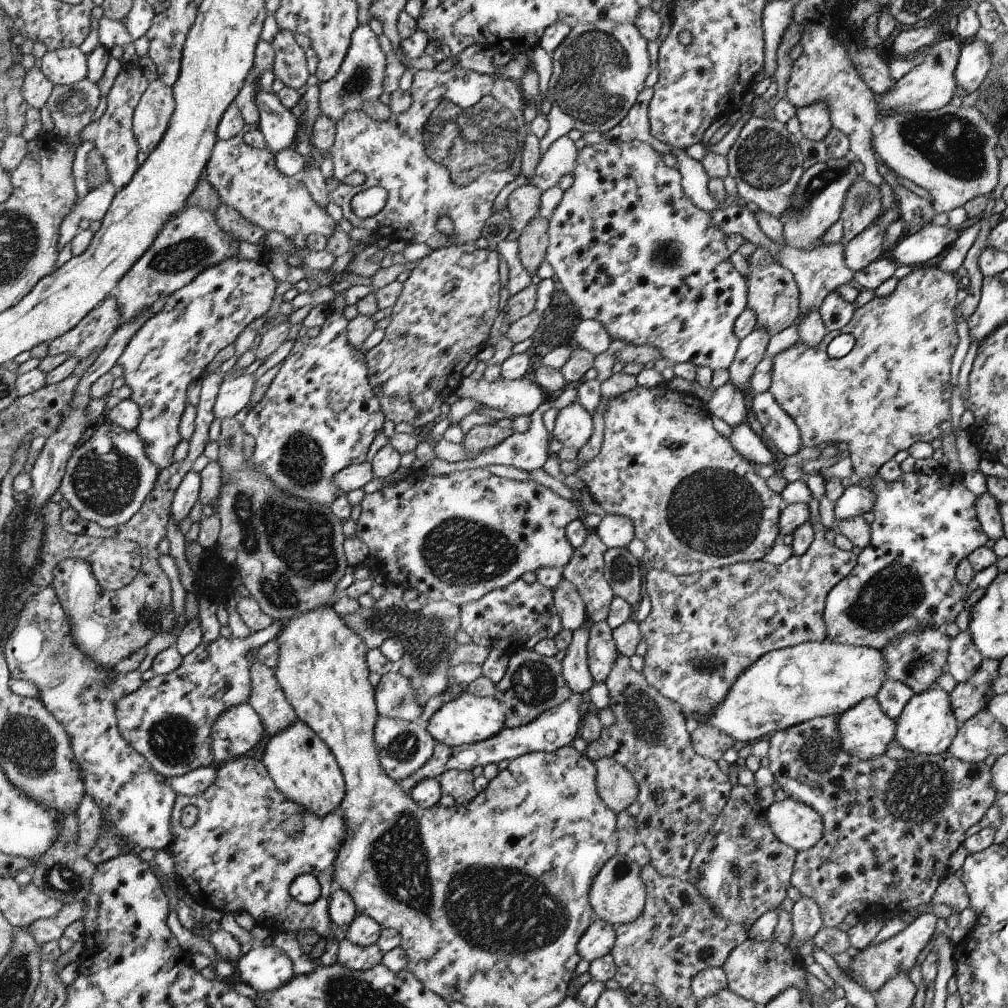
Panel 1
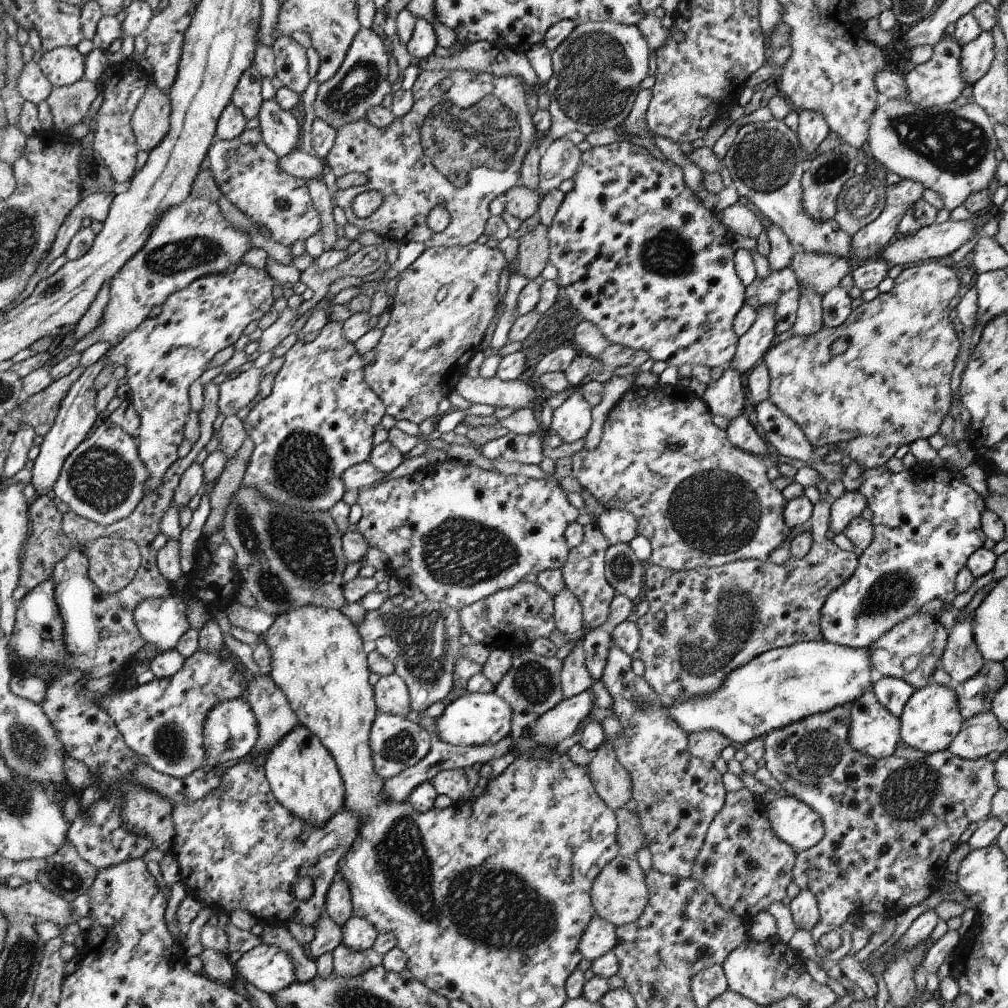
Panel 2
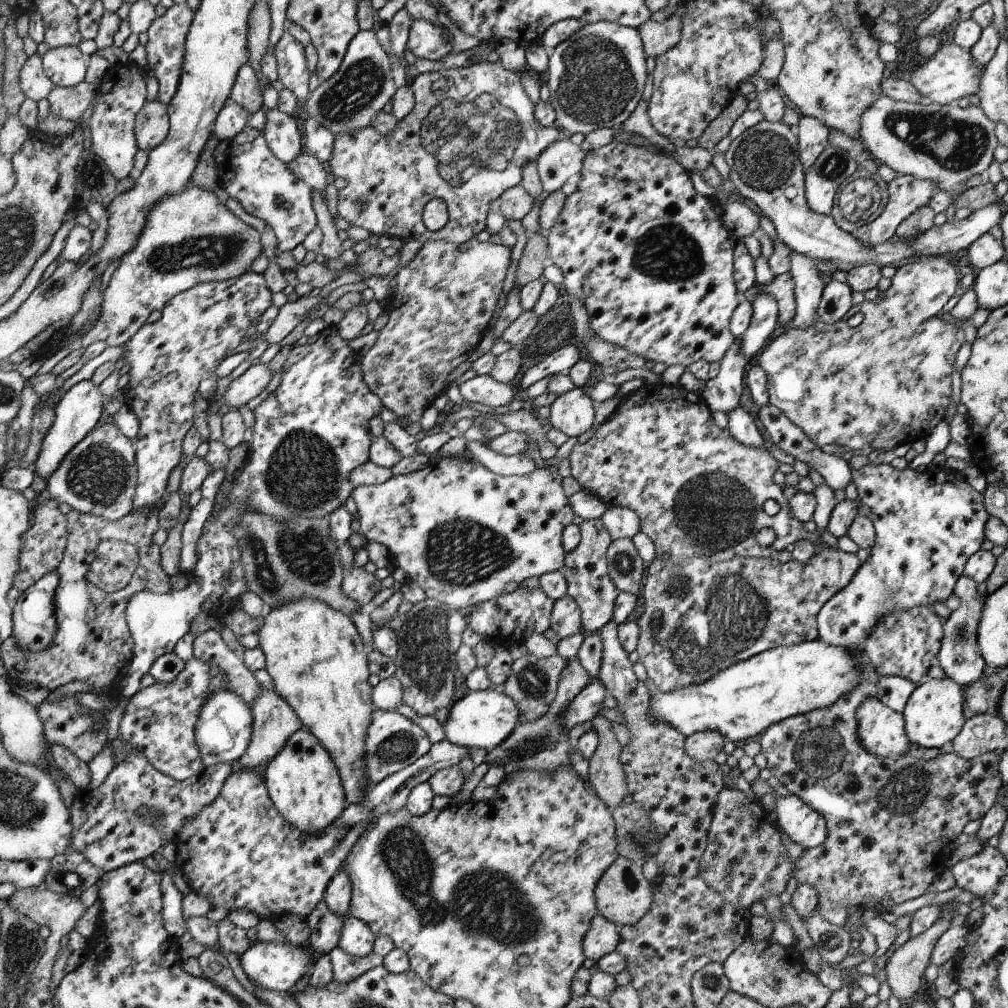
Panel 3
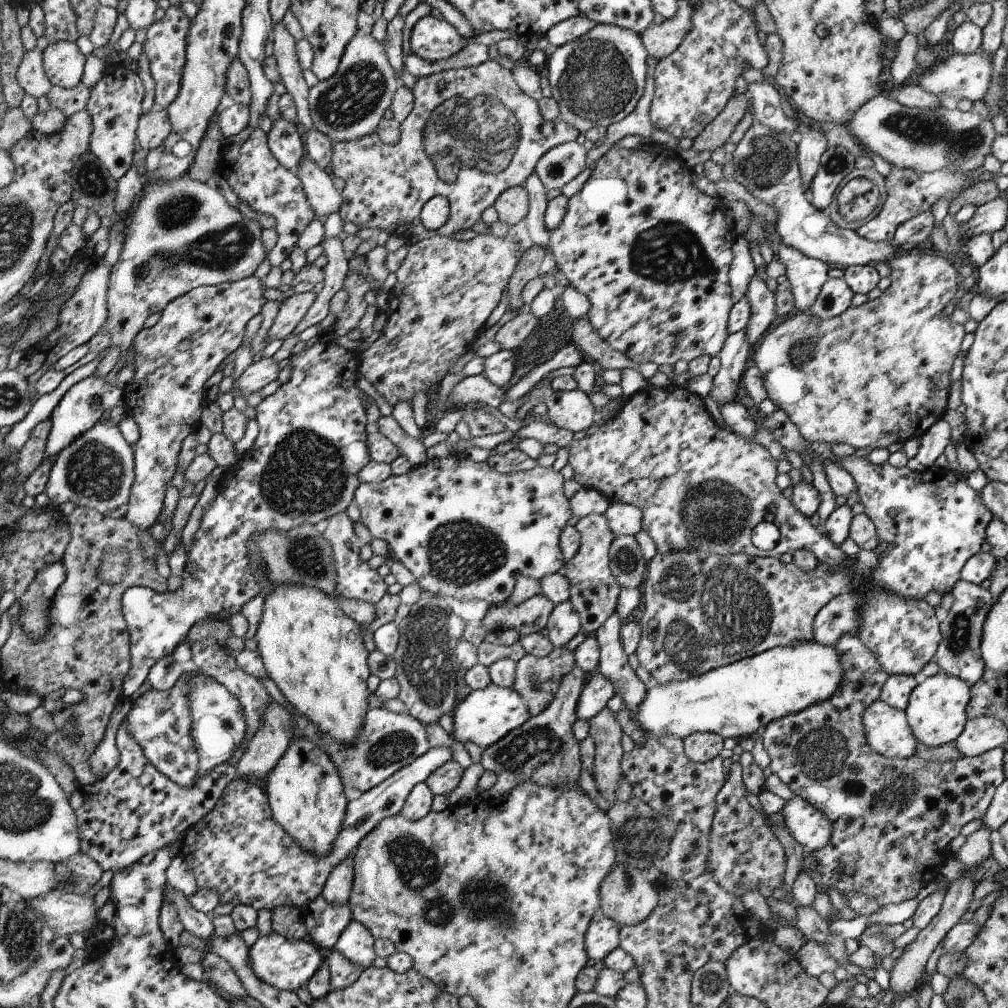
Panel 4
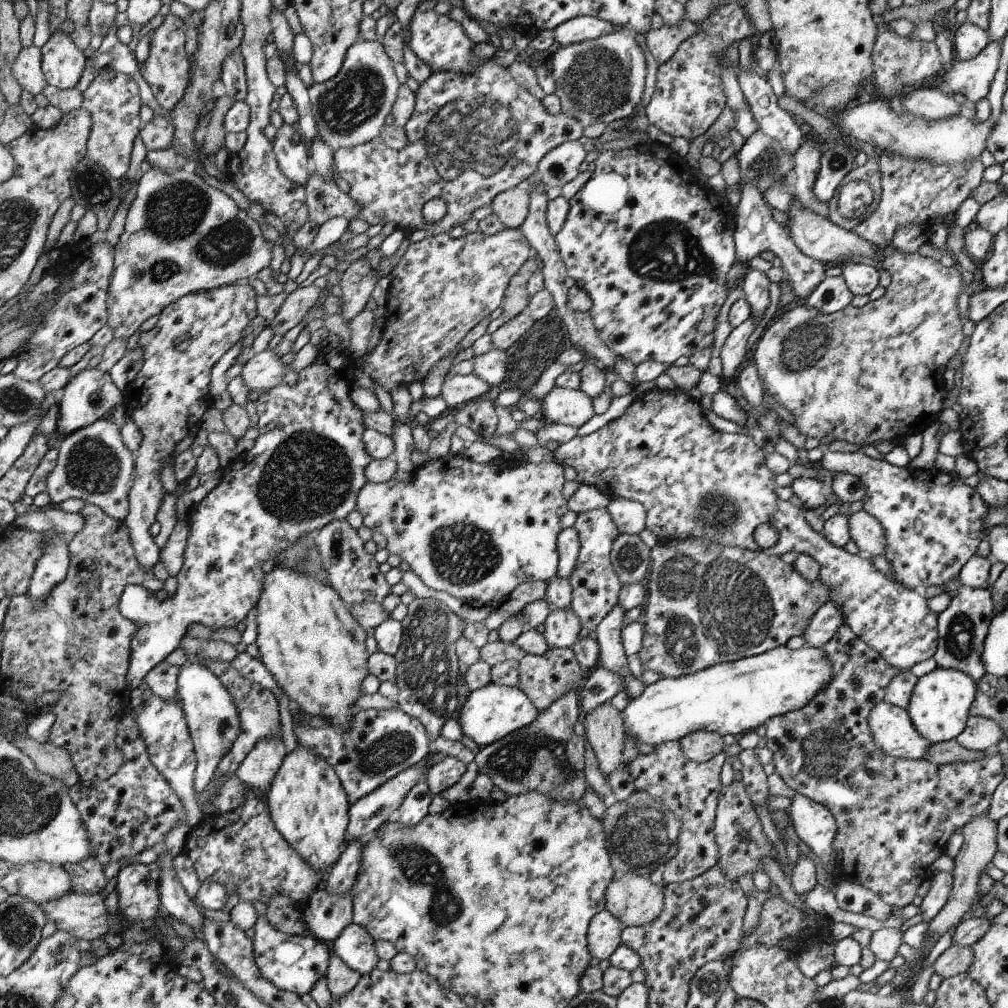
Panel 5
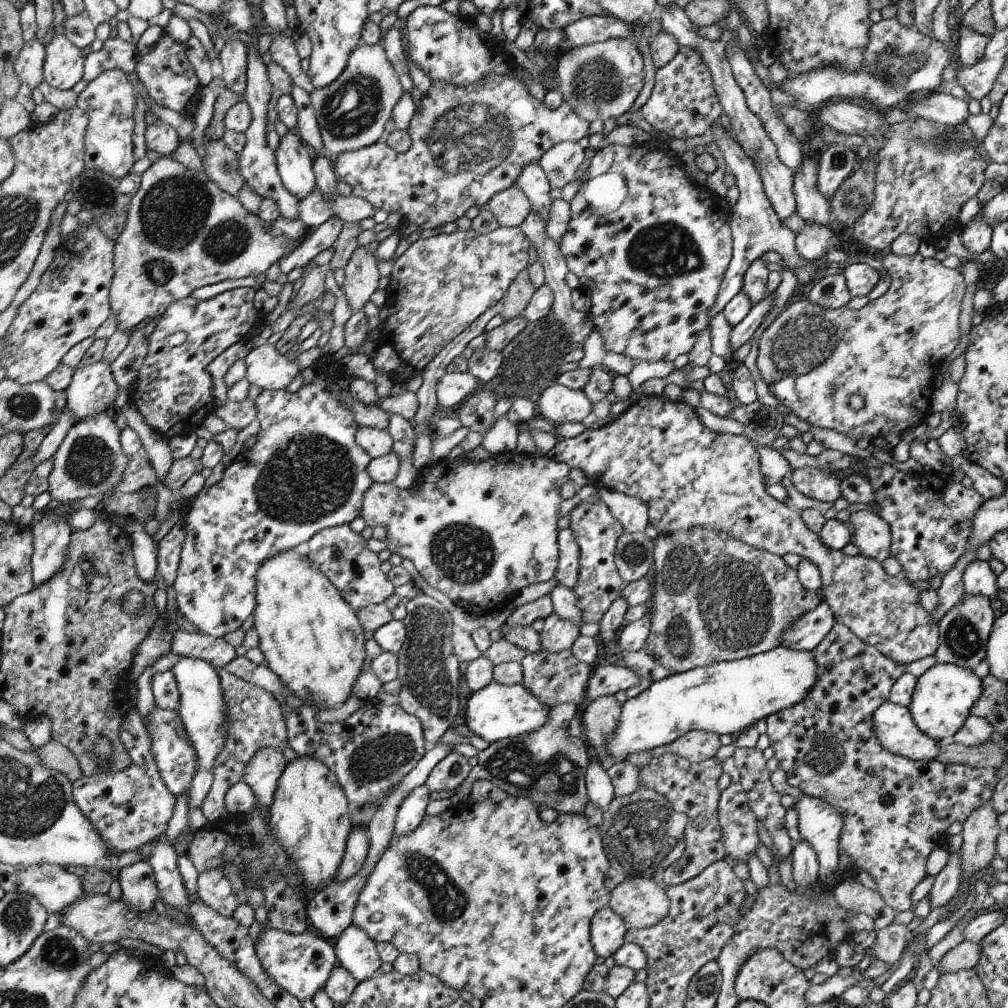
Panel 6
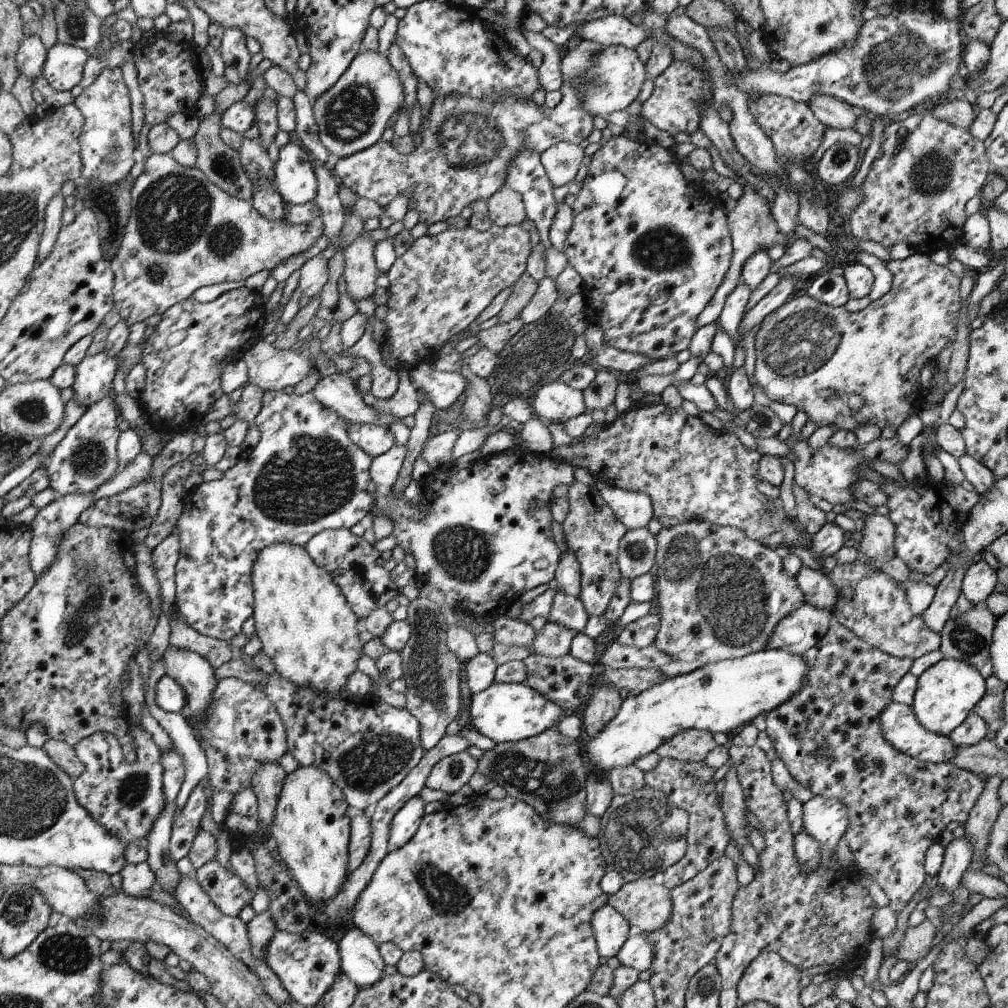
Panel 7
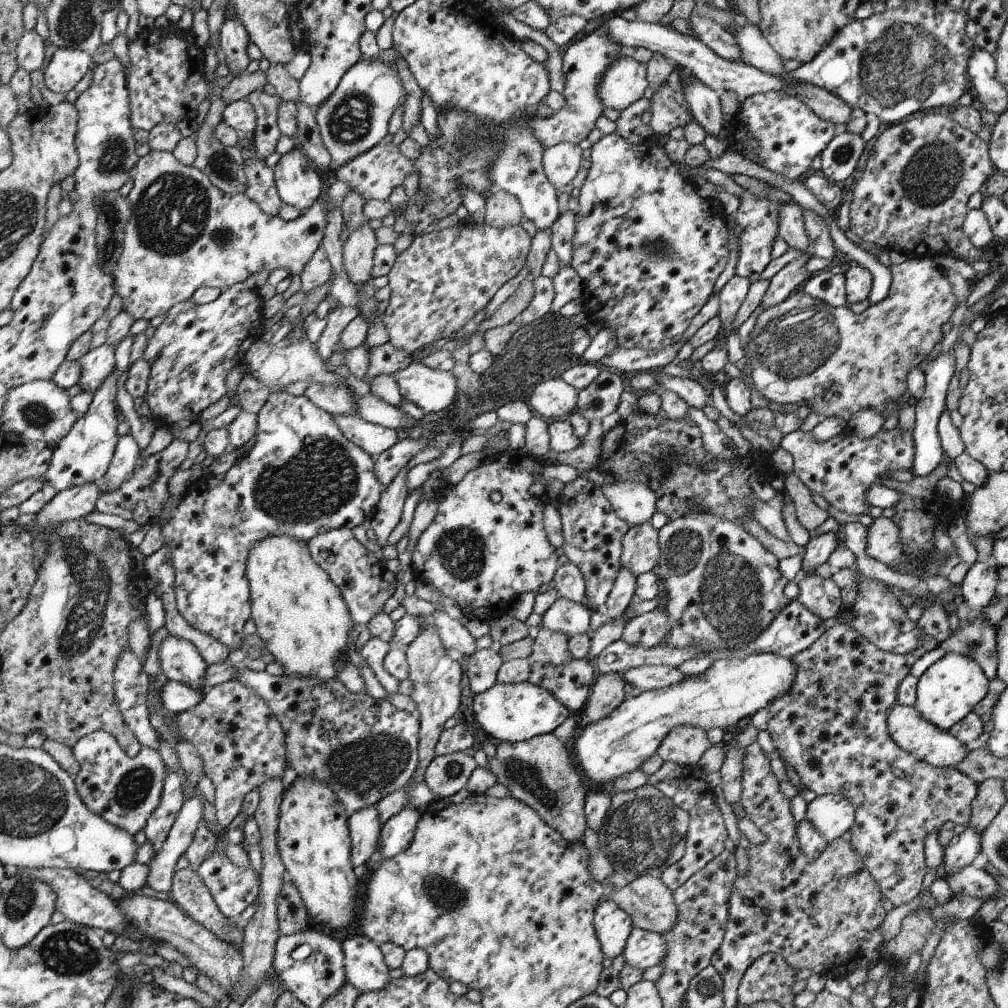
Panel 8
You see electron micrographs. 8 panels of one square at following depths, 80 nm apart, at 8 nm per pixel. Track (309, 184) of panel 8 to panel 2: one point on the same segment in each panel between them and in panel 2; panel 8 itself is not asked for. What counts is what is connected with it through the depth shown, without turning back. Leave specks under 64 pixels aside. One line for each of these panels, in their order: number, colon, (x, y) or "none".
2: (280, 131)
3: (281, 132)
4: (284, 141)
5: (292, 155)
6: (295, 165)
7: (294, 172)

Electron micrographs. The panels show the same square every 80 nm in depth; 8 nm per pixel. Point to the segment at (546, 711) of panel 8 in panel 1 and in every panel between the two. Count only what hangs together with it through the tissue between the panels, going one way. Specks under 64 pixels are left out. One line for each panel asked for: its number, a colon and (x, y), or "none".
1: (468, 719)
2: (475, 719)
3: (484, 719)
4: (485, 716)
5: (490, 713)
6: (495, 712)
7: (503, 712)

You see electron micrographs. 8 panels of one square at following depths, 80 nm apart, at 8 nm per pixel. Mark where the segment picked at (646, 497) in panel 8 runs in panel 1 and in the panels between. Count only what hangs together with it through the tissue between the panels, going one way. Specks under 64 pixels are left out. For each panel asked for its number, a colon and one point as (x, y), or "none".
1: (616, 531)
2: (617, 526)
3: (620, 522)
4: (623, 519)
5: (629, 517)
6: (632, 513)
7: (633, 508)

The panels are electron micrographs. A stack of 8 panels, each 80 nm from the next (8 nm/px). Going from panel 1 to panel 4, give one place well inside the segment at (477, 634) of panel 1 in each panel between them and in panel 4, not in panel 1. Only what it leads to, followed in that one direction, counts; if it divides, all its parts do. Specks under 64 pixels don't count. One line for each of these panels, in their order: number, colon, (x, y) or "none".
2: (512, 619)
3: (508, 620)
4: (530, 616)

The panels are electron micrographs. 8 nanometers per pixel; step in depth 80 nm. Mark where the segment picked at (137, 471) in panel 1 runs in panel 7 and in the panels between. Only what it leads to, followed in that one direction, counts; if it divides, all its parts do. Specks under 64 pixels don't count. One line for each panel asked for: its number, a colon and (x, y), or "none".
2: (104, 480)
3: (99, 477)
4: (96, 471)
5: (94, 464)
6: (90, 461)
7: (87, 456)

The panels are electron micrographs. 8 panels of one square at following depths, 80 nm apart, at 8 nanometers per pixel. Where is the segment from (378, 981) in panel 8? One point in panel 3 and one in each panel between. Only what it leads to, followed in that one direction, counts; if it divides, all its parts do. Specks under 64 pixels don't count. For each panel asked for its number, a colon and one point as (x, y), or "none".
3: (357, 938)
4: (356, 942)
5: (355, 946)
6: (356, 951)
7: (361, 960)

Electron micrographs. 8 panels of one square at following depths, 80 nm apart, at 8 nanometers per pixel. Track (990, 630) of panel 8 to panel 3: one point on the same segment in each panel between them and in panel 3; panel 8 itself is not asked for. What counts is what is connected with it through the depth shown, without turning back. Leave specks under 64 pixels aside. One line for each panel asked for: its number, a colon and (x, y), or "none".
3: (959, 656)
4: (958, 654)
5: (963, 626)
6: (964, 630)
7: (968, 637)

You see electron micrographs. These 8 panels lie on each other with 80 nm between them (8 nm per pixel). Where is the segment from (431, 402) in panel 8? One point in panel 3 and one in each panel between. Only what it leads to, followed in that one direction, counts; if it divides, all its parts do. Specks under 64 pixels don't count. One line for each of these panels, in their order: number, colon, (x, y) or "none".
3: (483, 388)
4: (476, 389)
5: (460, 389)
6: (454, 388)
7: (444, 389)

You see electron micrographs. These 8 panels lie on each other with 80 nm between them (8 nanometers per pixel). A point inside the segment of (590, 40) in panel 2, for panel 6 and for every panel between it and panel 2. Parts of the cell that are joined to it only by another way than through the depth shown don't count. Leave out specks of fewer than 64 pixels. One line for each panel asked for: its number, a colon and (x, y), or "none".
3: (595, 77)
4: (597, 79)
5: (602, 79)
6: (601, 80)

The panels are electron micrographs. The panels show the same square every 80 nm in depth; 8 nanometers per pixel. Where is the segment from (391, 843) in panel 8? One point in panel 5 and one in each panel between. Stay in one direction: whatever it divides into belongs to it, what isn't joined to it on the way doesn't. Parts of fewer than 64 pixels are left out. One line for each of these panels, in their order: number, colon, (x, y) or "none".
5: (415, 807)
6: (412, 809)
7: (405, 824)

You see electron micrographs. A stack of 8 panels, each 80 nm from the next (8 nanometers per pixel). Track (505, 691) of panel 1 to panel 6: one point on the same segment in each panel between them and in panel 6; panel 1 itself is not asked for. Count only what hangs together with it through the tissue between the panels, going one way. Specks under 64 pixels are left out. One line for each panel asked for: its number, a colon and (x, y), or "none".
2: (532, 686)
3: (533, 683)
4: (537, 679)
5: (544, 679)
6: (555, 678)

